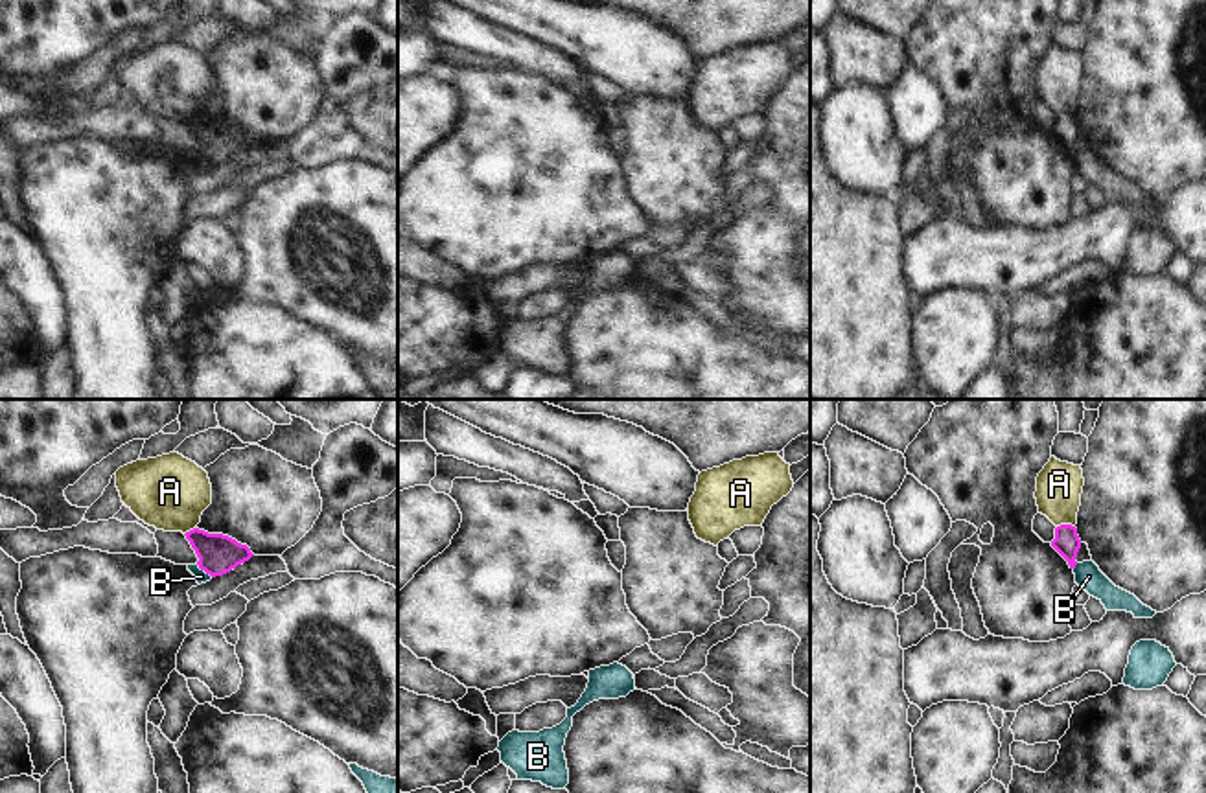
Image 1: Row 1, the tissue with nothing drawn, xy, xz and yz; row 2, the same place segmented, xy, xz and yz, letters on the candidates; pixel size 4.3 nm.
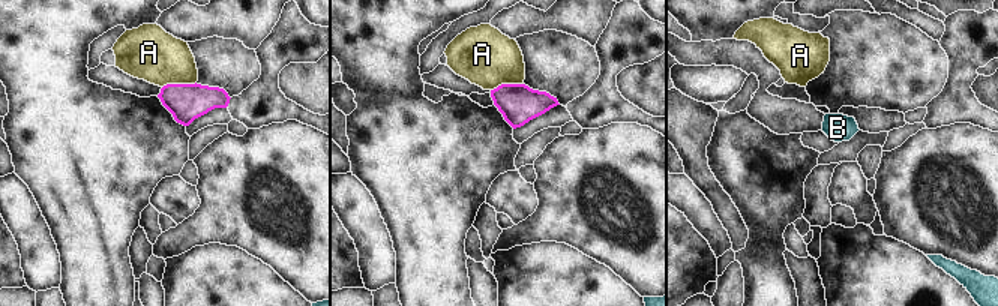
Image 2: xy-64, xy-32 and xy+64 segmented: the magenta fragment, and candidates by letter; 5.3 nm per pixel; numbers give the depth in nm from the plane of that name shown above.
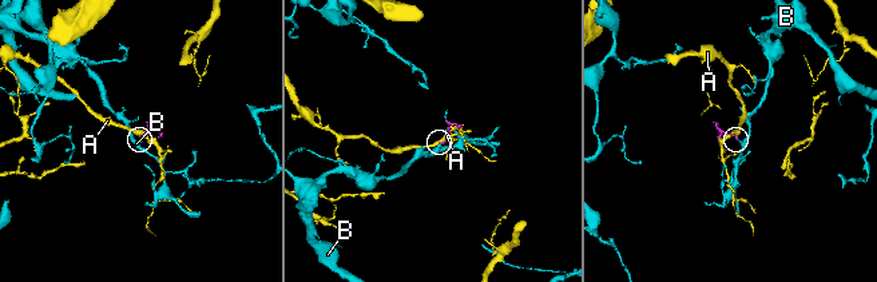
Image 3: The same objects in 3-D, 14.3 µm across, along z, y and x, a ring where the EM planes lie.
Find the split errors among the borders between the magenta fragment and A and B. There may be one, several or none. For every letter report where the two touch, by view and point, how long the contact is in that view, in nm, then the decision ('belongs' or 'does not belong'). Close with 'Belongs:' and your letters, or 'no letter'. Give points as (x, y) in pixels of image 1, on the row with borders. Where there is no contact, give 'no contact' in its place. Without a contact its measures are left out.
A: yz (1065, 525) | 80 nm | does not belong
B: xy (205, 571) | 90 nm | does not belong
Belongs: no letter

